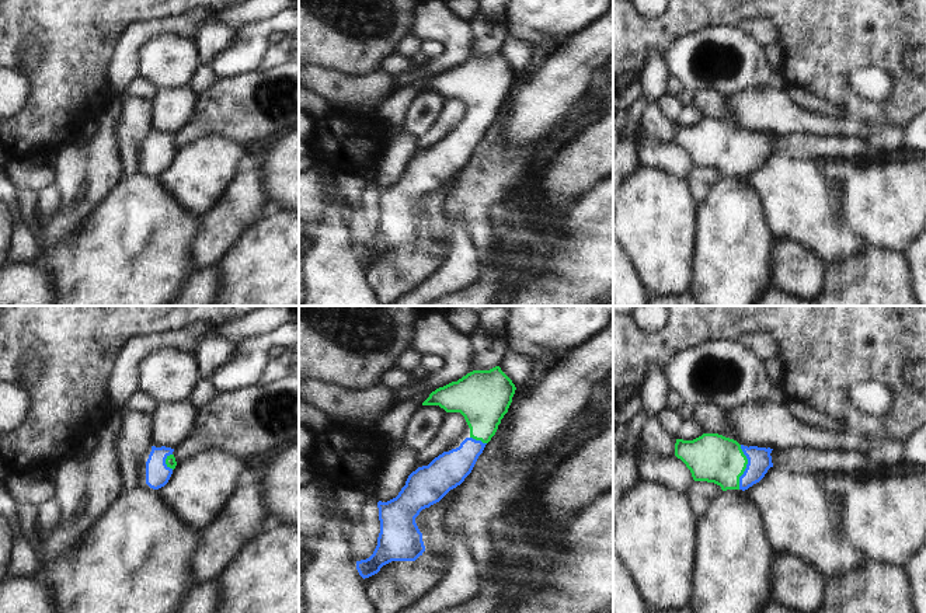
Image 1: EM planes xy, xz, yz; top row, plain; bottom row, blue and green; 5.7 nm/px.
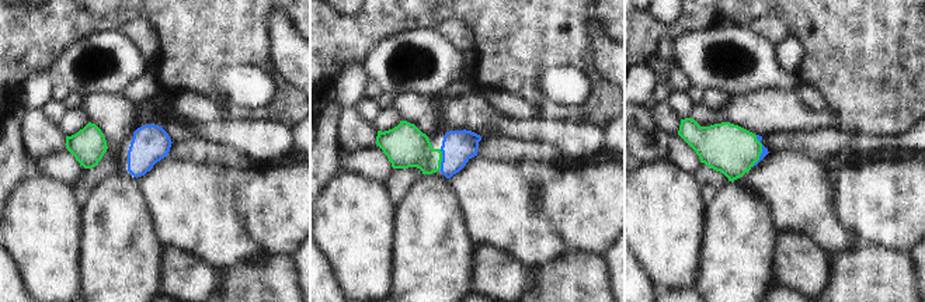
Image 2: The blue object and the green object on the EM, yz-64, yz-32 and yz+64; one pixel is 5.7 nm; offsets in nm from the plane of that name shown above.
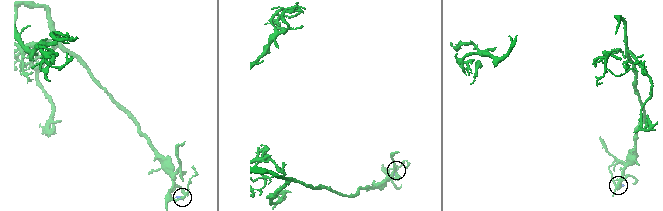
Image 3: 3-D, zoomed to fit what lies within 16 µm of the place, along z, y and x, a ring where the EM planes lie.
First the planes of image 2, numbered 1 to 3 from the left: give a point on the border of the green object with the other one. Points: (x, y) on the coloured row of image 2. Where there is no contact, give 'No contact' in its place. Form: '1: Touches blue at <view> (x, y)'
1: No contact
2: Touches blue at yz-32 (442, 160)
3: Touches blue at yz+64 (760, 156).

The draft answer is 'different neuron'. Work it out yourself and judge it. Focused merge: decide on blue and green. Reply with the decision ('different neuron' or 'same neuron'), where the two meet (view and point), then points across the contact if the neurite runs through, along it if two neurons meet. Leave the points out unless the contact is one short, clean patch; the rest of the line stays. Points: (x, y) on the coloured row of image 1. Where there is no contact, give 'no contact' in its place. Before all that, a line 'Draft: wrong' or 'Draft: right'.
Draft: wrong
same neuron; meets blue in yz at (747, 467); runs through yz (759, 460), (747, 467), (731, 466), (712, 457)

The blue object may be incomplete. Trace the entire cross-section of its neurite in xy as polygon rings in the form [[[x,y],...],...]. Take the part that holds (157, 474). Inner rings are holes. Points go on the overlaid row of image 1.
[[[152,446],[152,452],[146,462],[146,484],[150,488],[159,490],[168,483],[173,470],[177,466],[173,452],[174,449],[171,447]]]

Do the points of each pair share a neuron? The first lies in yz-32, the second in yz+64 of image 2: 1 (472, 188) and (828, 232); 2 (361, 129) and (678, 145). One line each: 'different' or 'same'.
1: same
2: different

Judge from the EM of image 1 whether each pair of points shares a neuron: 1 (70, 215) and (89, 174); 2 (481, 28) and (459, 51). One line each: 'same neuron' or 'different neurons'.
1: same neuron
2: different neurons

